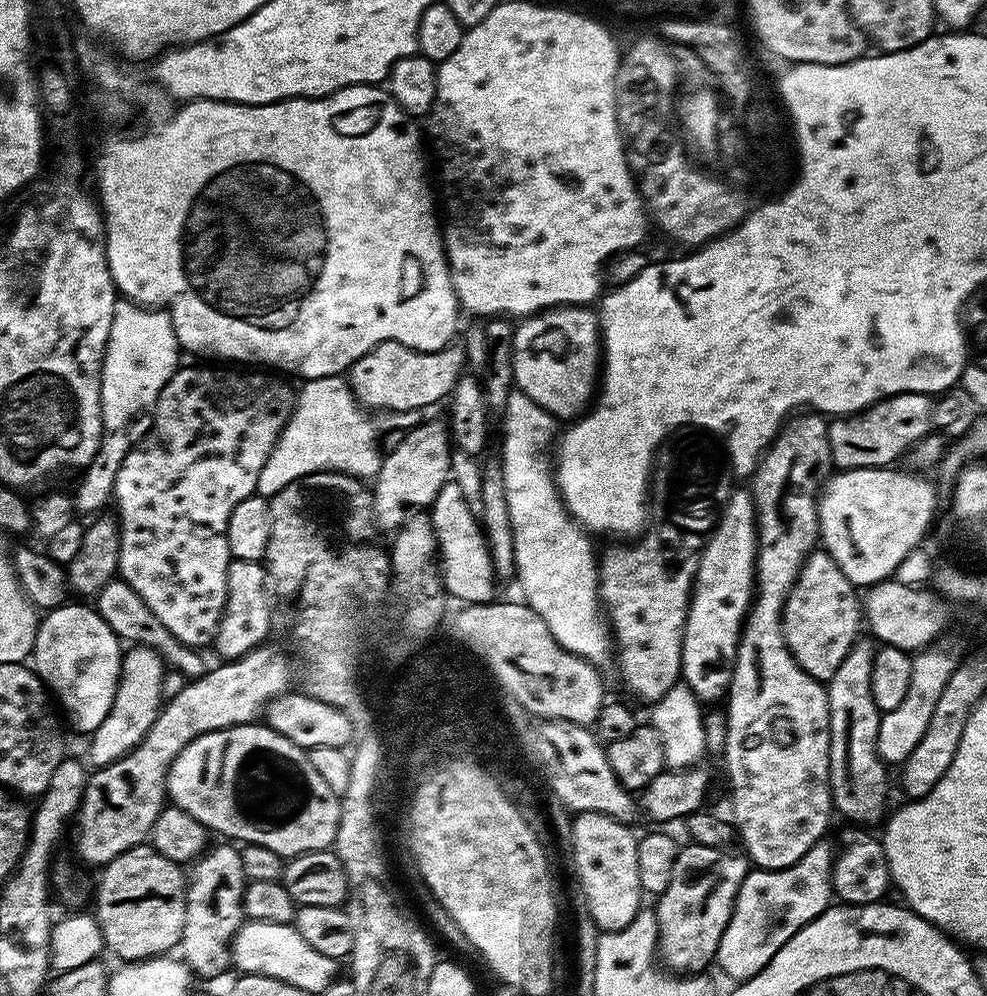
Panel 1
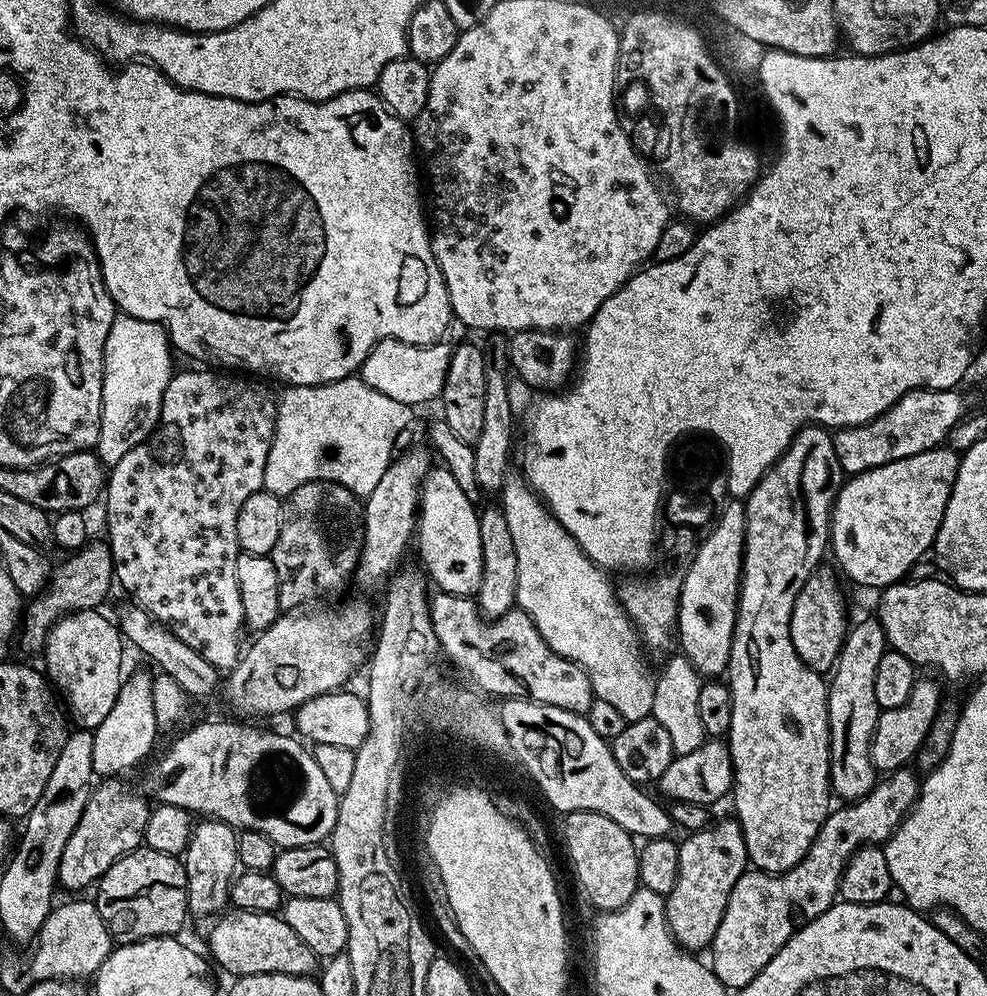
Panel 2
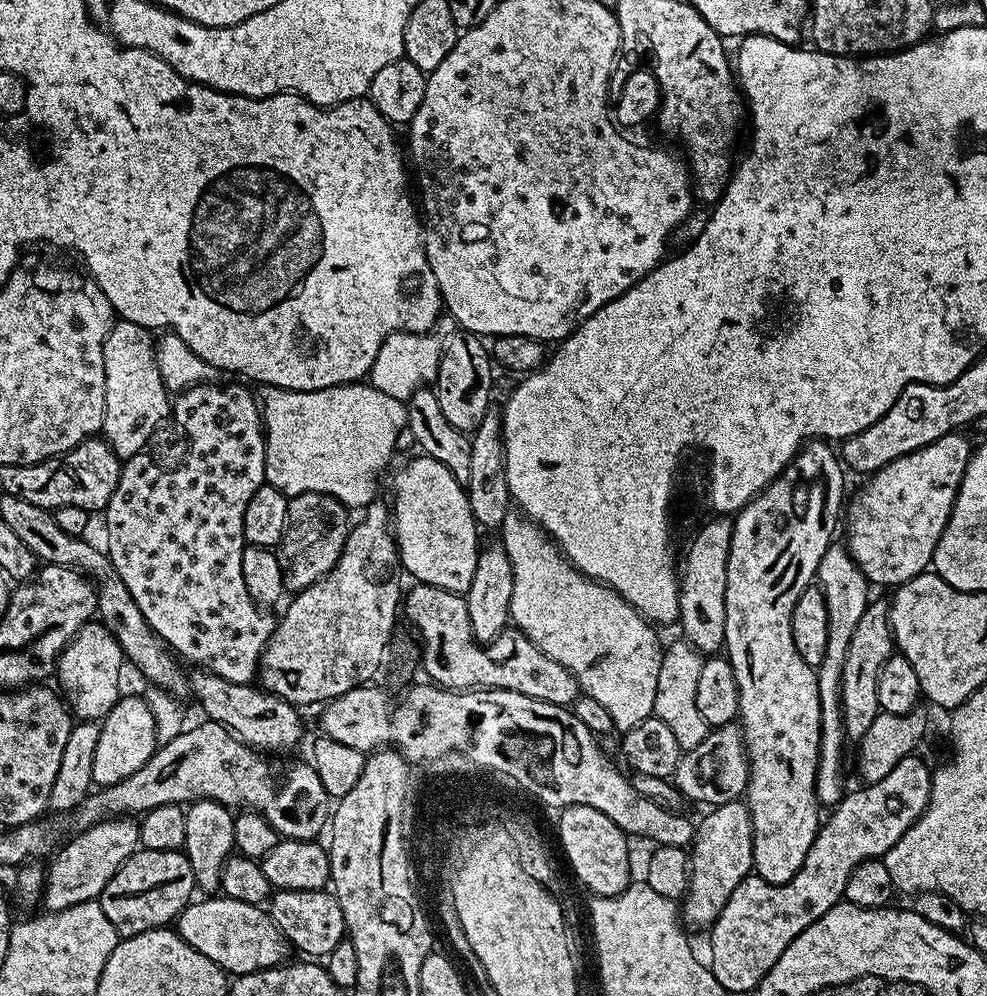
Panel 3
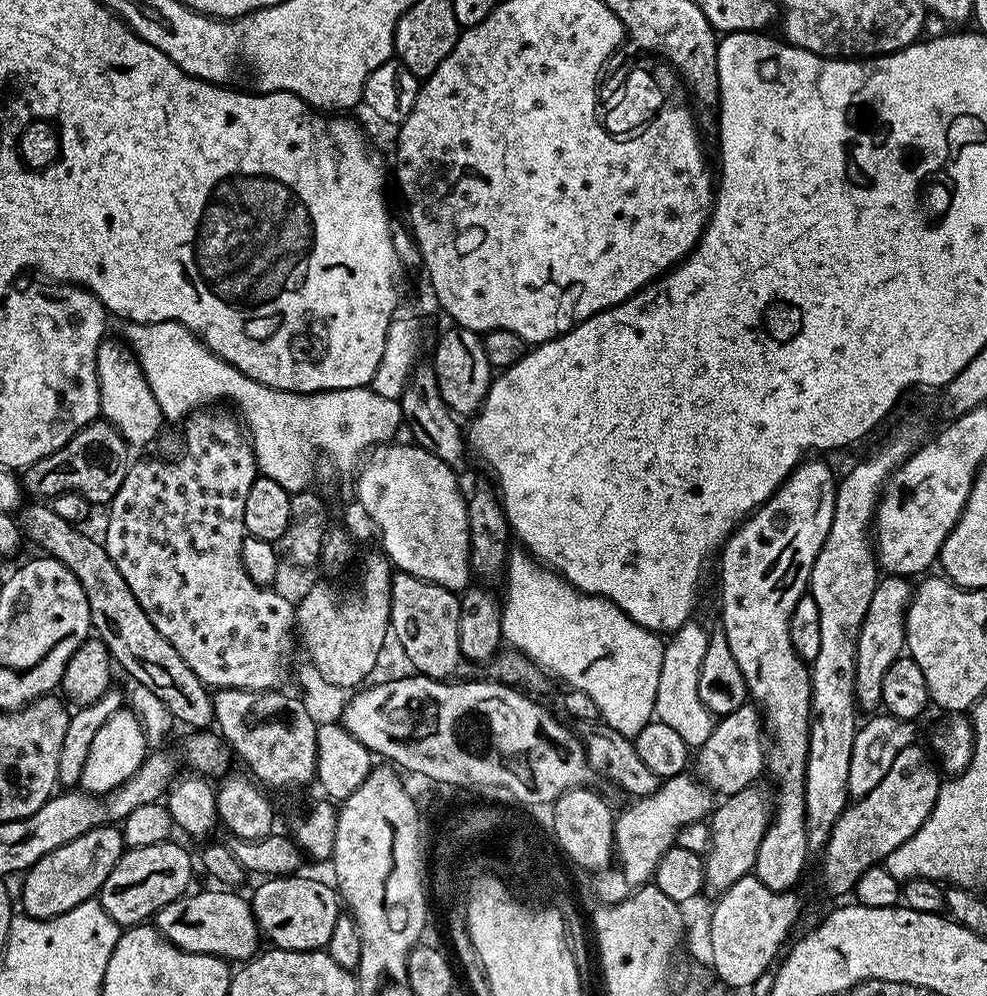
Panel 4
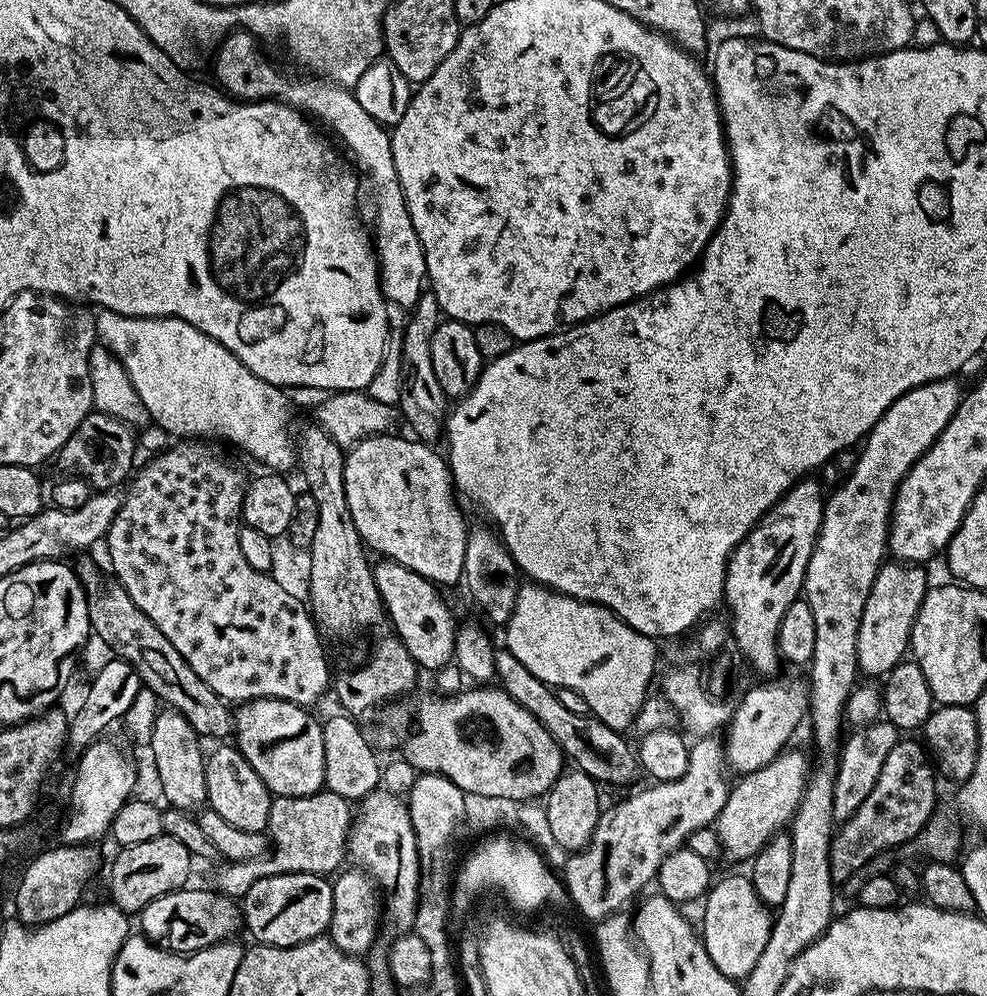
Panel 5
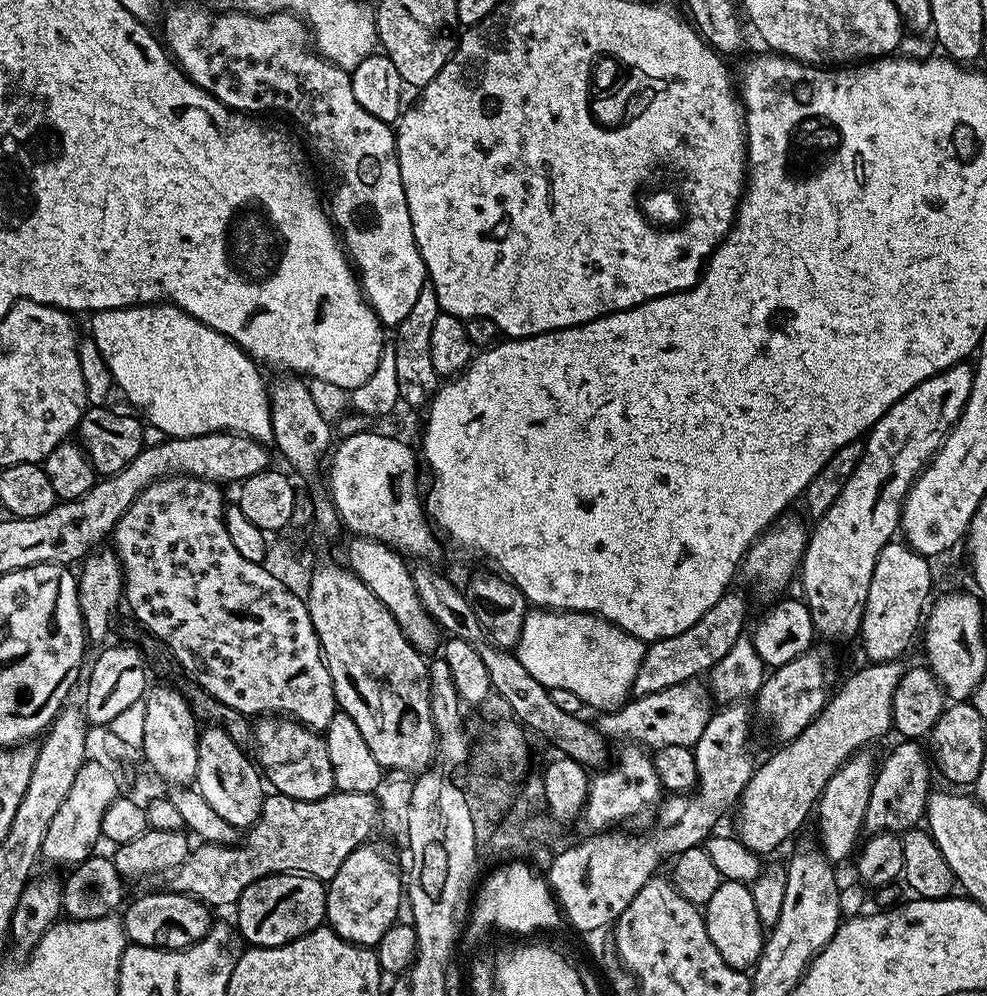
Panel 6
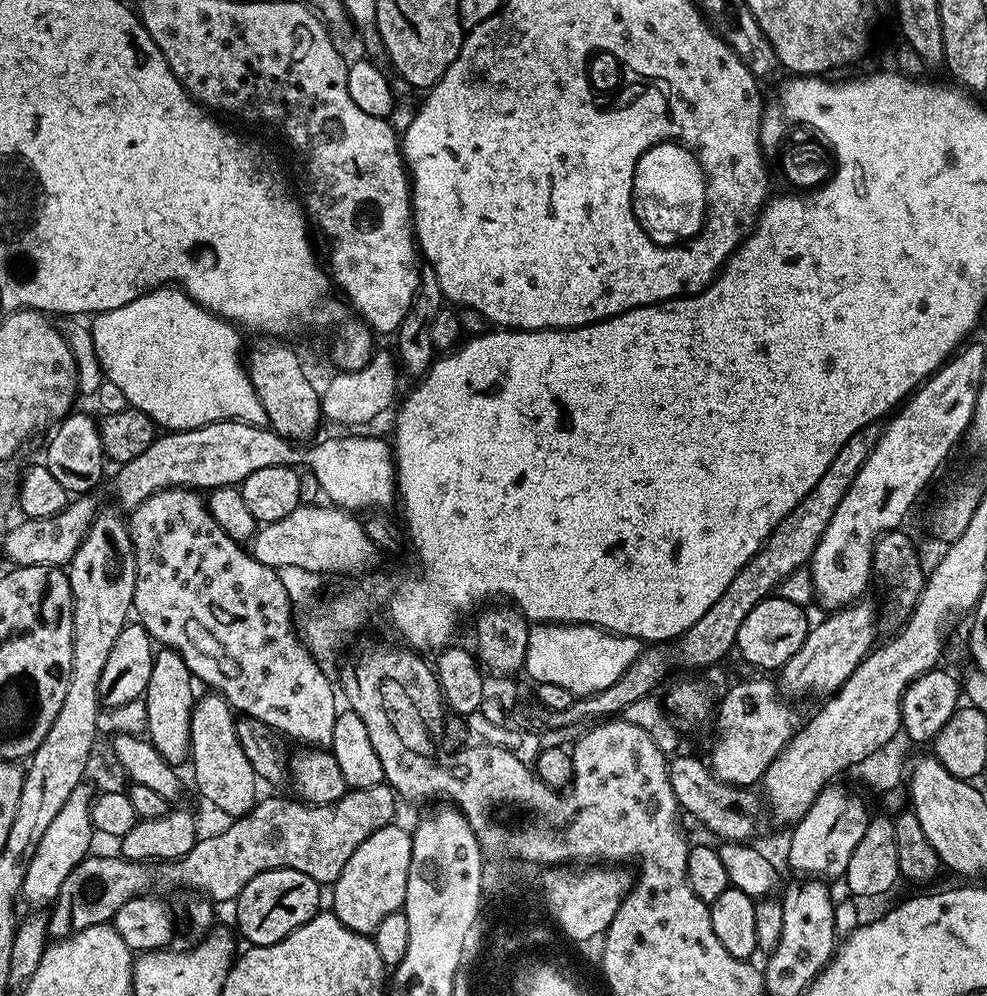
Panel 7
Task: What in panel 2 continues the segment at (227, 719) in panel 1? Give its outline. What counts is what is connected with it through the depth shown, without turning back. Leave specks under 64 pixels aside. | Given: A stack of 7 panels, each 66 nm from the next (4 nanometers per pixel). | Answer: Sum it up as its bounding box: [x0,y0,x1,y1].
[58,600,374,889]

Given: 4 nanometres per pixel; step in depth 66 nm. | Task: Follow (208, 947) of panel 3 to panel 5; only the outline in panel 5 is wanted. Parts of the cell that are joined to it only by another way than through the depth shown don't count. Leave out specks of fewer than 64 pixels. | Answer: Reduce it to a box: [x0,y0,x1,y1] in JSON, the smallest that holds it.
[139,886,242,954]

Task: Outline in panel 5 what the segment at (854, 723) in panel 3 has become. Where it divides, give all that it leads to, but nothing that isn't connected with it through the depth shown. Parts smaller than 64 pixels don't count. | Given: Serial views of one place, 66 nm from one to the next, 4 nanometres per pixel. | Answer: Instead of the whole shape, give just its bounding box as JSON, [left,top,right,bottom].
[858,562,930,677]

